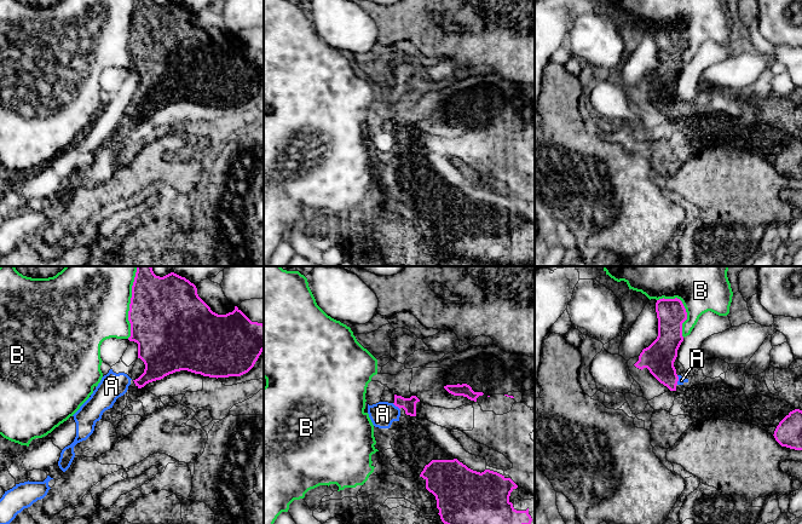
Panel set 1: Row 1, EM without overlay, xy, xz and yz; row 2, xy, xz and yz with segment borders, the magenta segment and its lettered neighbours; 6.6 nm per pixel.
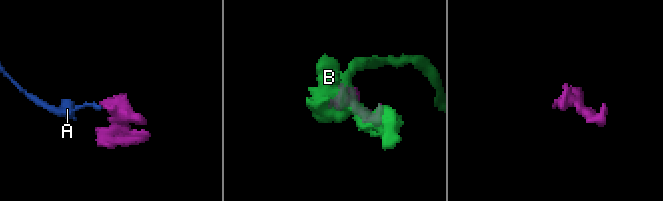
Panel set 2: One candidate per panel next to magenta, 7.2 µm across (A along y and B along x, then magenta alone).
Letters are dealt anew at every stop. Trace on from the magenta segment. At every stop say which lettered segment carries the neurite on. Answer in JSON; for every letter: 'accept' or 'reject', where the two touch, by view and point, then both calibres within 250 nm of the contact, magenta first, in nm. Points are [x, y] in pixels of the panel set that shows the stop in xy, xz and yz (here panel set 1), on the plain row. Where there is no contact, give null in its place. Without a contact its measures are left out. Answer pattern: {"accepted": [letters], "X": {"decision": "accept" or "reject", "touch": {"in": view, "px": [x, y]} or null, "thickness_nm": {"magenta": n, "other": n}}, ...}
{"accepted": [], "A": {"decision": "reject", "touch": {"in": "xz", "px": [396, 134]}, "thickness_nm": {"magenta": 100, "other": 170}}, "B": {"decision": "reject", "touch": {"in": "xy", "px": [130, 34]}, "thickness_nm": {"magenta": 500, "other": 480}}}

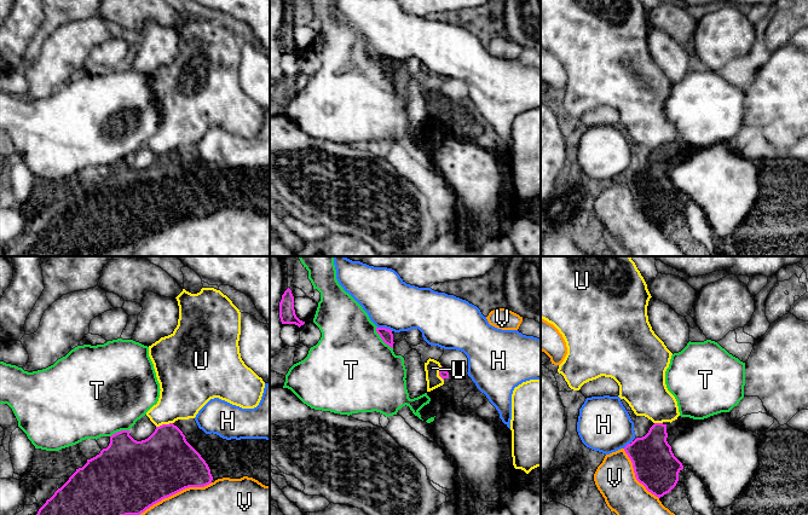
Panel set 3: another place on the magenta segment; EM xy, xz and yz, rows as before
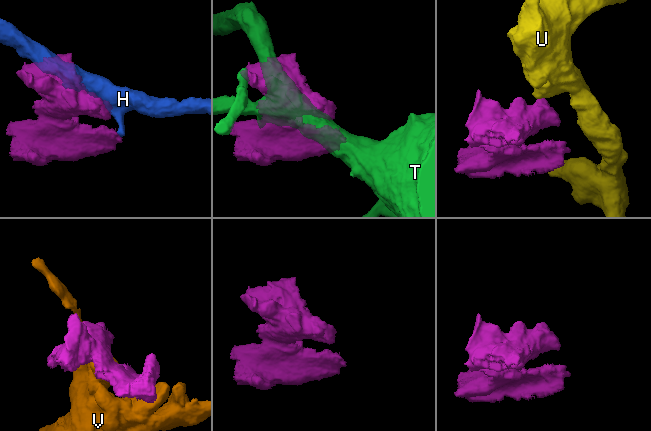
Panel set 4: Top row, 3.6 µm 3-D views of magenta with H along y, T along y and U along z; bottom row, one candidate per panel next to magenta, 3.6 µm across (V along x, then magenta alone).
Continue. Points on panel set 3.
{"accepted": [], "H": {"decision": "reject", "touch": {"in": "xz", "px": [385, 57]}, "thickness_nm": {"magenta": 80, "other": 340}}, "T": {"decision": "reject", "touch": {"in": "xz", "px": [381, 67]}, "thickness_nm": {"magenta": 80, "other": 500}}, "U": {"decision": "reject", "touch": {"in": "xy", "px": [163, 154]}, "thickness_nm": {"magenta": 400, "other": 300}}, "V": {"decision": "reject", "touch": {"in": "xy", "px": [175, 221]}, "thickness_nm": {"magenta": 420, "other": 480}}}

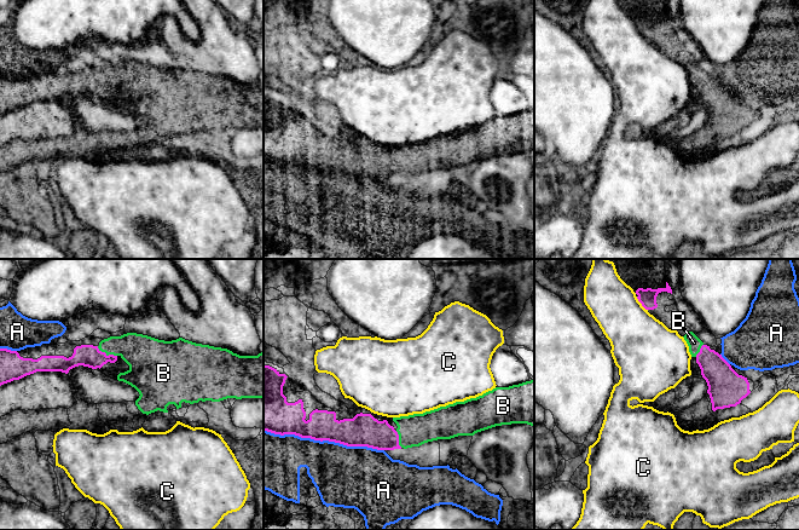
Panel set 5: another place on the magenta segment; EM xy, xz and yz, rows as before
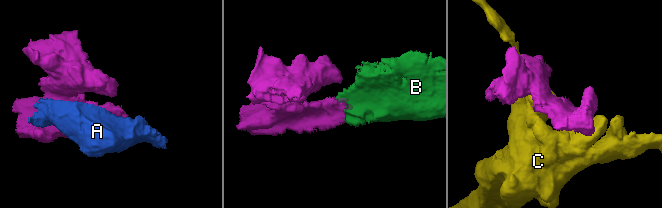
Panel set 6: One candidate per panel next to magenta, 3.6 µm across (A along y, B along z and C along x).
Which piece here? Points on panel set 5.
{"accepted": ["B"], "A": {"decision": "reject", "touch": {"in": "xz", "px": [324, 168]}, "thickness_nm": {"magenta": 200, "other": 380}}, "B": {"decision": "accept", "touch": {"in": "xy", "px": [105, 82]}, "thickness_nm": {"magenta": 150, "other": 240}}, "C": {"decision": "reject", "touch": {"in": "yz", "px": [641, 32]}, "thickness_nm": {"magenta": 110, "other": 380}}}

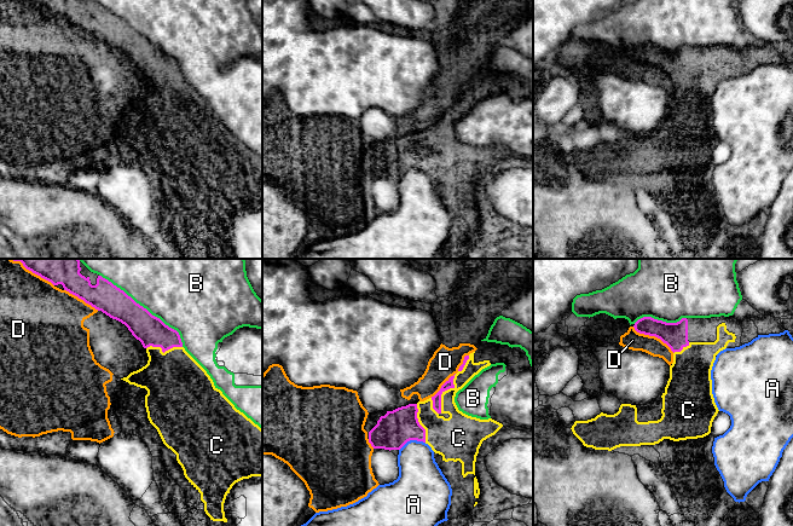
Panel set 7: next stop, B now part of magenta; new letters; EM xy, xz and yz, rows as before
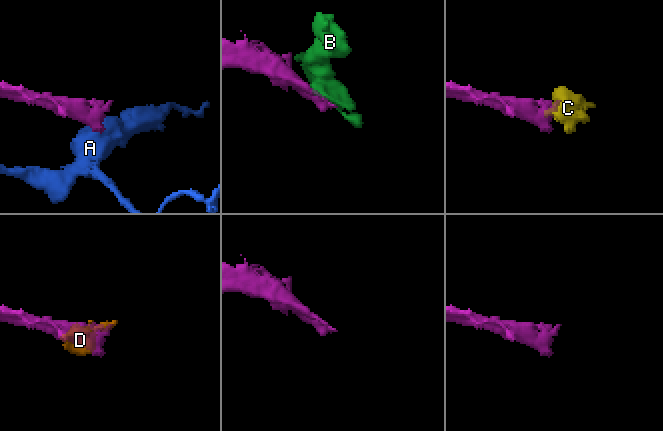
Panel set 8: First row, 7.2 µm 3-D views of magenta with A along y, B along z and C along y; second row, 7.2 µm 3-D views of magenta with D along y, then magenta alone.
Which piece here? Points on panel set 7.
{"accepted": ["C"], "A": {"decision": "reject", "touch": {"in": "xz", "px": [411, 168]}, "thickness_nm": {"magenta": 240, "other": 280}}, "B": {"decision": "reject", "touch": {"in": "xy", "px": [145, 38]}, "thickness_nm": {"magenta": 200, "other": 380}}, "C": {"decision": "accept", "touch": {"in": "xz", "px": [444, 120]}, "thickness_nm": {"magenta": 60, "other": 170}}, "D": {"decision": "reject", "touch": {"in": "yz", "px": [653, 64]}, "thickness_nm": {"magenta": 170, "other": 130}}}

